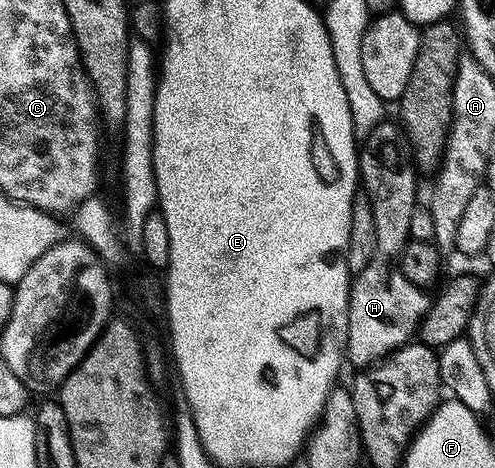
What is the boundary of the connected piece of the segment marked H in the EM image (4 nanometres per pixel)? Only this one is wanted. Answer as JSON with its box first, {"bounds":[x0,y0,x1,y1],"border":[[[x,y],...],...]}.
{"bounds":[345,120,431,370],"border":[[[385,120],[373,128],[358,147],[361,190],[373,208],[373,224],[377,228],[377,252],[363,271],[354,275],[347,306],[345,358],[359,370],[406,345],[431,306],[428,291],[405,280],[398,264],[399,254],[410,239],[410,220],[417,209],[417,171],[411,156],[411,143],[402,125],[392,122]]]}

